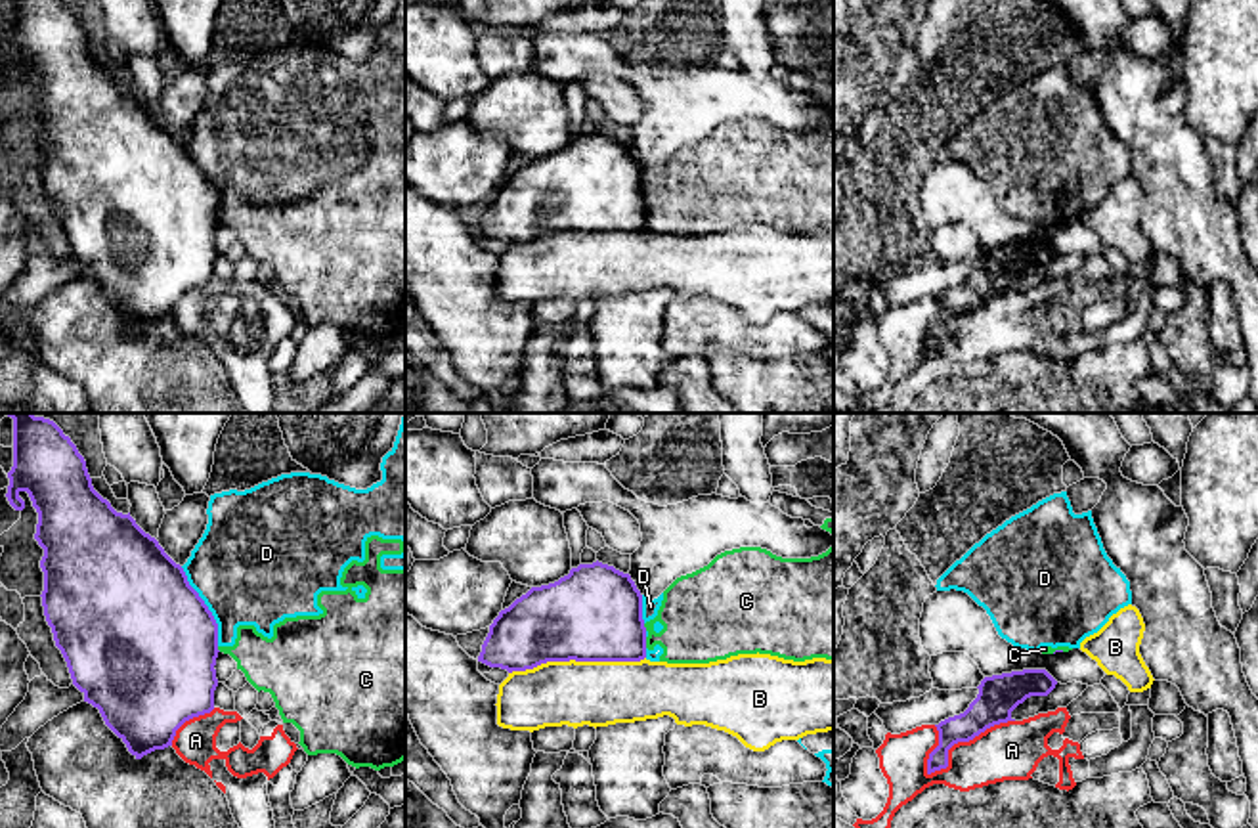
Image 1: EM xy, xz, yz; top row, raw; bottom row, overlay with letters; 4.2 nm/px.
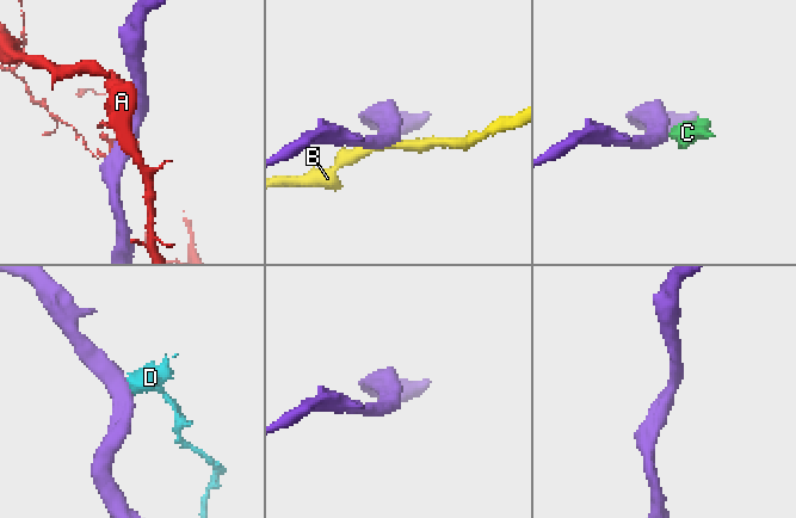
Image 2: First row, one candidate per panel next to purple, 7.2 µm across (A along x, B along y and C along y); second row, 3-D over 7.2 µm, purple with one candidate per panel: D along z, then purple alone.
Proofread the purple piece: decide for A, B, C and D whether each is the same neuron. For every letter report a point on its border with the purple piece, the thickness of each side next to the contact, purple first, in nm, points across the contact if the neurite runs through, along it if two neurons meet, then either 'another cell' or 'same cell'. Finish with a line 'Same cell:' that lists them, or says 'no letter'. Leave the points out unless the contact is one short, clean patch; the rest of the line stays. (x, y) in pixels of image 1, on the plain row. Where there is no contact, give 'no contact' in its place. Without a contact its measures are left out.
A: yz (962, 312) | 170/240 nm | another cell
B: xz (576, 232) | 400/280 nm | another cell
C: xz (645, 215) | 400/320 nm | along xz (645, 209), (647, 218) | another cell
D: xy (207, 178) | 500/480 nm | another cell
Same cell: no letter

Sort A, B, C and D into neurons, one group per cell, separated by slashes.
A / B / C D

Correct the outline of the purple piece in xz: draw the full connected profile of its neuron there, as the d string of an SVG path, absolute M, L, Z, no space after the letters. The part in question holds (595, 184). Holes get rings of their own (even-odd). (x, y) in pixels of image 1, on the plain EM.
M593 134L554 155L531 159L489 197L478 233L509 245L547 233L640 233L646 229L642 166L629 145Z

